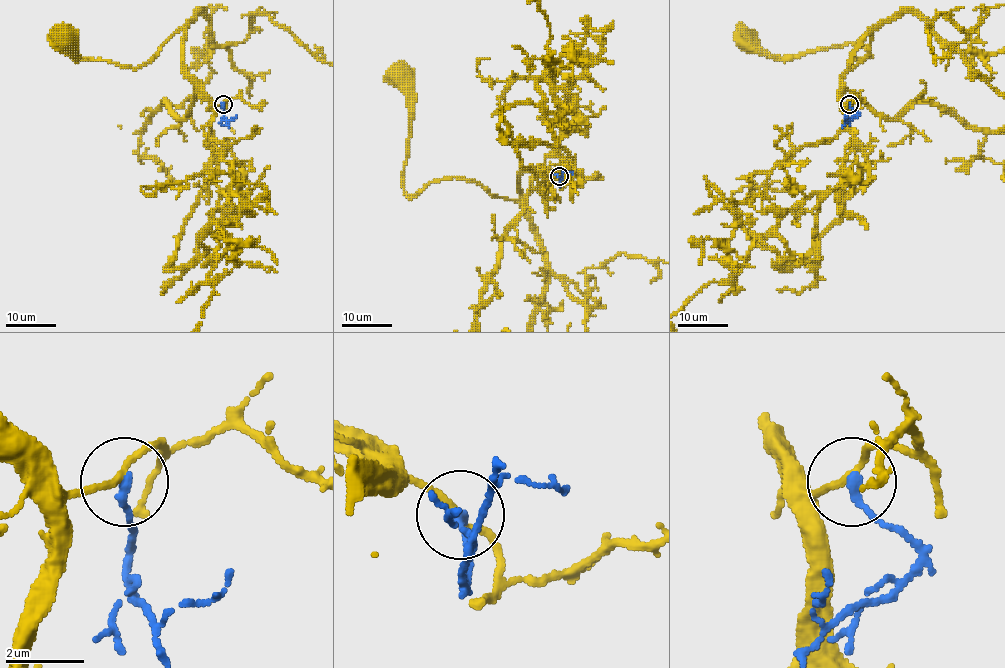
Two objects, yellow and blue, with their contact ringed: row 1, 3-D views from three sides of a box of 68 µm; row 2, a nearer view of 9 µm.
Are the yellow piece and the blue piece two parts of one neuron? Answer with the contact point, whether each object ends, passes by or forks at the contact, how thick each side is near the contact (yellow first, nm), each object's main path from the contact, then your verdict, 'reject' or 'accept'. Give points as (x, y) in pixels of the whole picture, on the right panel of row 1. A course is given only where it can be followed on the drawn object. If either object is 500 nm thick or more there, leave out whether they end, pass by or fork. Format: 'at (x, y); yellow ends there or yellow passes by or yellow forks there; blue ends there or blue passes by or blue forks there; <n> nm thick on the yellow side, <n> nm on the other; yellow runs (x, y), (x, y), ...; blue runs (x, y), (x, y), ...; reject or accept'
at (849, 104); yellow passes by; blue ends there; 160 nm thick on the yellow side, 240 nm on the other; yellow runs (849, 103), (840, 77), (873, 28), (854, 67), (870, 54), (860, 45), (768, 57), (748, 40); blue runs (849, 103), (858, 113), (847, 121), (845, 115); reject

